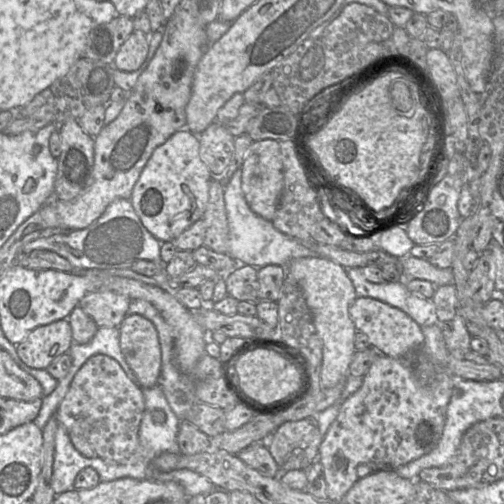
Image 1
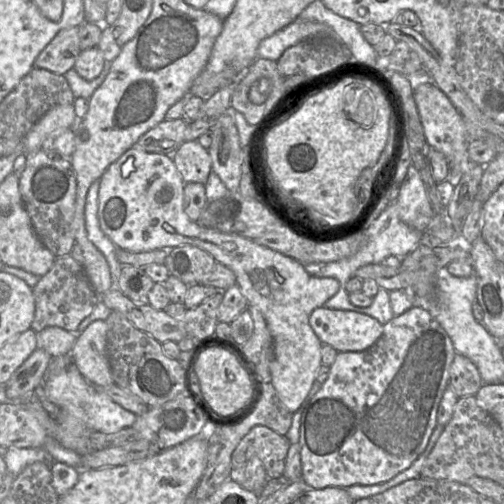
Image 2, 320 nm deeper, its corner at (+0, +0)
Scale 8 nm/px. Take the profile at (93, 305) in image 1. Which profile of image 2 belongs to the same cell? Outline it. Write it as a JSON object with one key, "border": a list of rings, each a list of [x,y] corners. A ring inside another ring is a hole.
{"border":[[[71,255],[57,257],[50,271],[42,276],[32,289],[35,299],[35,314],[31,329],[37,333],[50,326],[75,332],[100,301],[99,295],[92,288],[82,265]]]}

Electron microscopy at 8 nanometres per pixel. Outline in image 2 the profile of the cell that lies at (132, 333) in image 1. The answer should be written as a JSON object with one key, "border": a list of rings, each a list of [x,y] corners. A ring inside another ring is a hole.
{"border":[[[95,320],[77,336],[70,352],[71,362],[92,385],[115,384],[106,355],[107,324]]]}

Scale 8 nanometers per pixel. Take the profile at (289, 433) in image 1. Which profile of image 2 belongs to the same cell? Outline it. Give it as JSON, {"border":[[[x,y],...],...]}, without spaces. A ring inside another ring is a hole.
{"border":[[[266,426],[253,427],[232,453],[229,479],[260,496],[261,491],[270,481],[283,476],[290,445],[285,435],[280,435]]]}

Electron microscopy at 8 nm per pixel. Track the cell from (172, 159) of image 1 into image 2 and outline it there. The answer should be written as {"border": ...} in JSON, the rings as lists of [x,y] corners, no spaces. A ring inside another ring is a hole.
{"border":[[[132,146],[115,162],[111,163],[99,178],[98,221],[100,229],[117,246],[133,252],[143,252],[162,248],[193,245],[208,252],[216,262],[228,266],[236,276],[236,284],[248,300],[263,314],[273,339],[273,359],[270,363],[272,384],[282,404],[291,412],[297,411],[308,396],[322,365],[321,347],[309,323],[313,310],[322,307],[340,288],[335,278],[320,278],[310,275],[304,265],[287,255],[257,244],[253,240],[235,233],[199,225],[191,220],[183,209],[185,182],[168,154],[146,152]]]}

